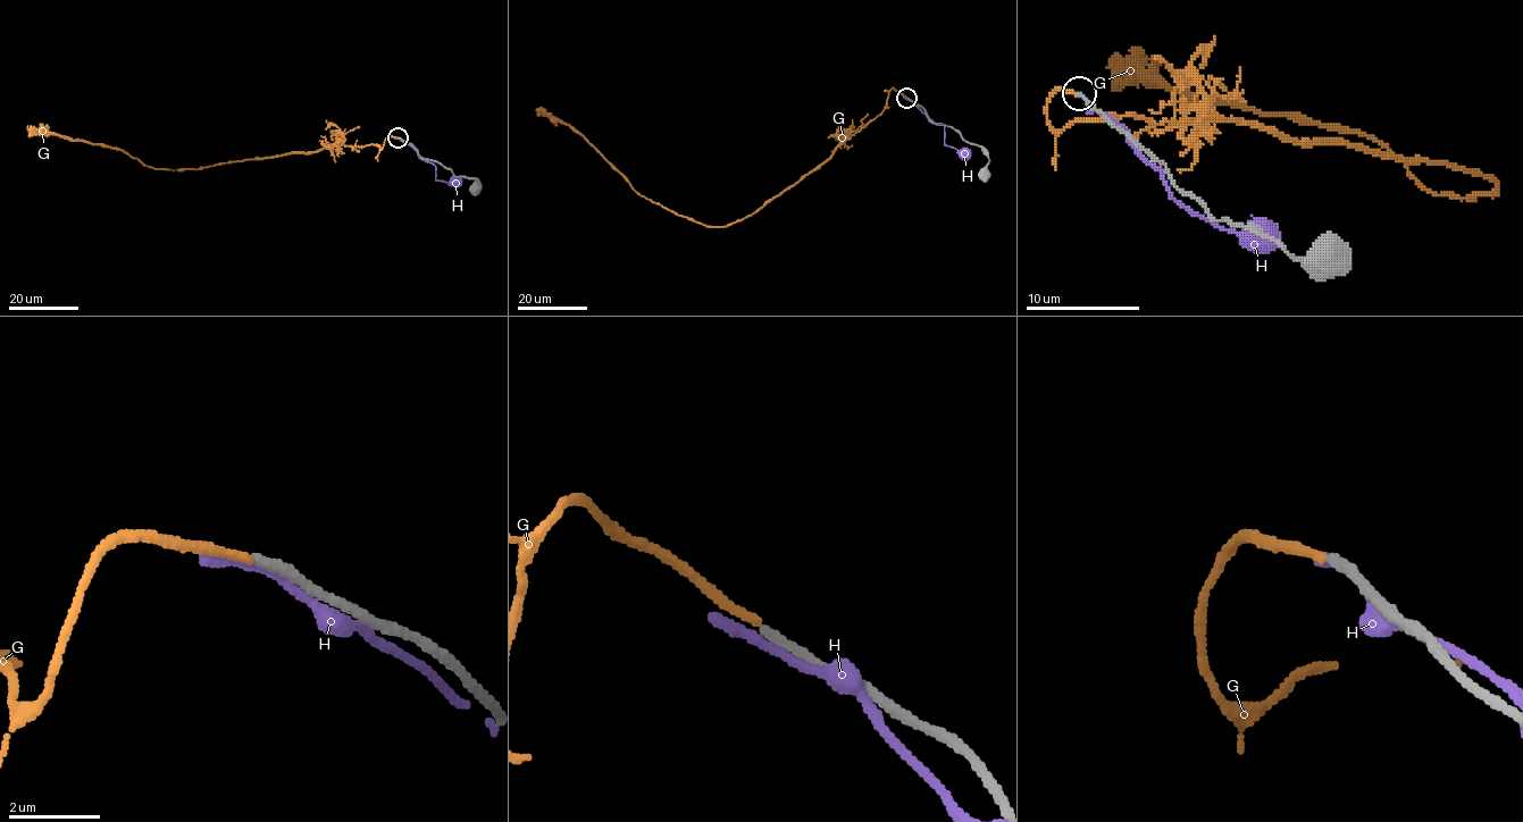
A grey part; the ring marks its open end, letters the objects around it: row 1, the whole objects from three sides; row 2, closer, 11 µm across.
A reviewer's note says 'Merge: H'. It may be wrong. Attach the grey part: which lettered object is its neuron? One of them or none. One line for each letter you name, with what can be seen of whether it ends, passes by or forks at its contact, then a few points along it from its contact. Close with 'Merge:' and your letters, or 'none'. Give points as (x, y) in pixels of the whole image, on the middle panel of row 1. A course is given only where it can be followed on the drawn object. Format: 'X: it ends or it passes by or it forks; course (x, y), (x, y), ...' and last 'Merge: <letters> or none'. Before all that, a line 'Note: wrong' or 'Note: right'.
Note: wrong
Merge: none

